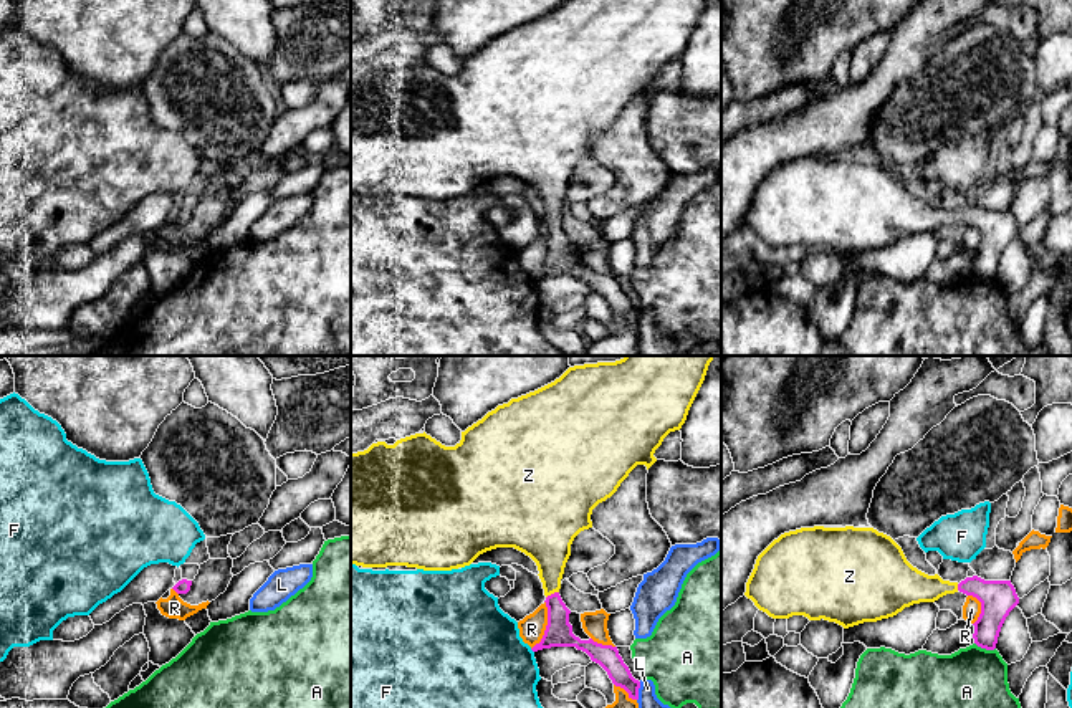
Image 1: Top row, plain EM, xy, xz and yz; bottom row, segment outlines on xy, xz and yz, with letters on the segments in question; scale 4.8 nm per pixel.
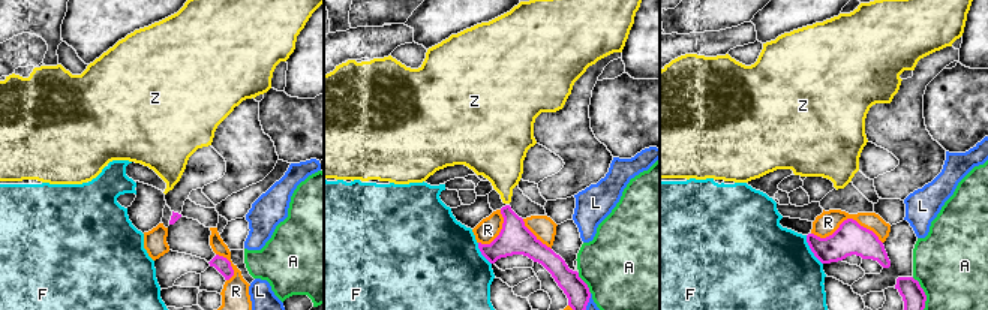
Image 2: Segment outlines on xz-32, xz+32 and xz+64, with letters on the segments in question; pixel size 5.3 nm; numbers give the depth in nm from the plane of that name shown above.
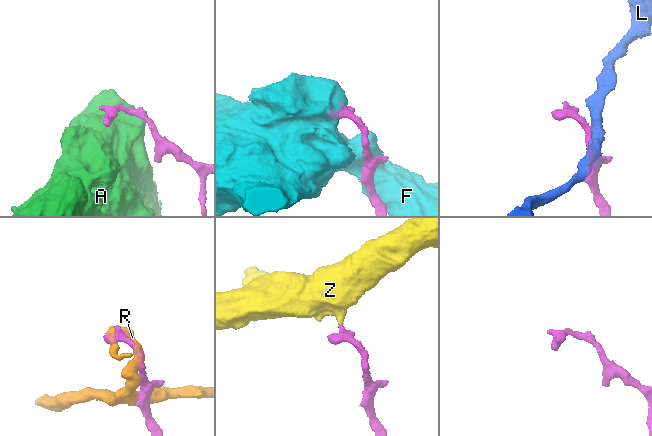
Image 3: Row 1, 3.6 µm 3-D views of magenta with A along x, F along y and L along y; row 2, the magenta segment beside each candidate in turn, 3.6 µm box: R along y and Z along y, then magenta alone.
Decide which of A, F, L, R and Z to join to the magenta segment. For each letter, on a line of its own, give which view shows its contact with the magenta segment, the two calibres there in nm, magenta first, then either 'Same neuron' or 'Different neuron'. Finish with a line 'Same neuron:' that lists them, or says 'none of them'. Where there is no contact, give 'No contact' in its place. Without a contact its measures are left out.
A: Touches magenta in yz. Thickness 180 nm (magenta) against 300 nm. Different neuron
F: No contact. Different neuron
L: Touches magenta in xz. Thickness 110 nm (magenta) against 90 nm. Different neuron
R: Touches magenta in xz. Thickness 130 nm (magenta) against 130 nm. Different neuron
Z: Touches magenta in xz. Thickness 130 nm (magenta) against 220 nm. Same neuron
Same neuron: Z

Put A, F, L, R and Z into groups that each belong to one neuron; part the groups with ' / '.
A / F / L / R / Z

